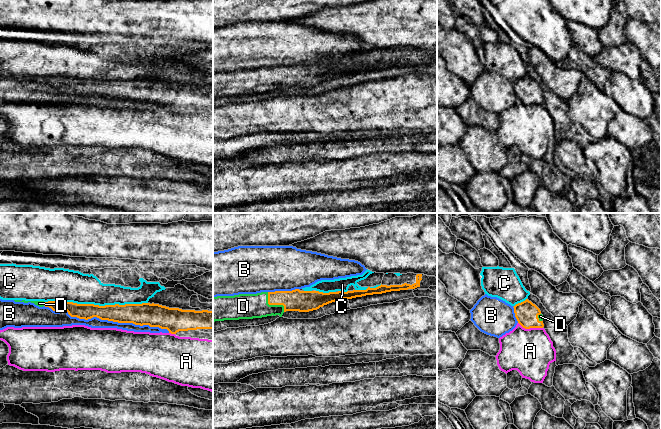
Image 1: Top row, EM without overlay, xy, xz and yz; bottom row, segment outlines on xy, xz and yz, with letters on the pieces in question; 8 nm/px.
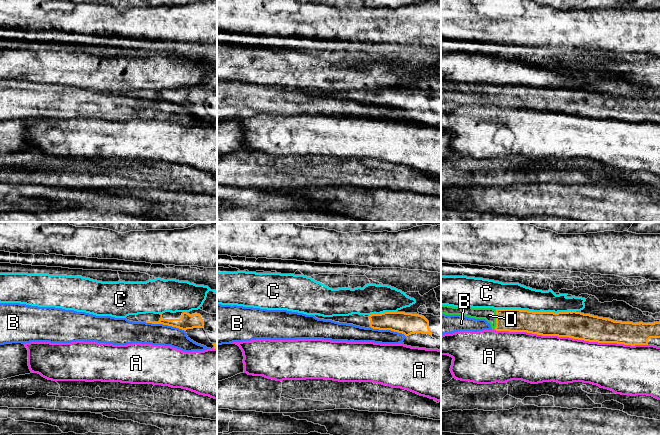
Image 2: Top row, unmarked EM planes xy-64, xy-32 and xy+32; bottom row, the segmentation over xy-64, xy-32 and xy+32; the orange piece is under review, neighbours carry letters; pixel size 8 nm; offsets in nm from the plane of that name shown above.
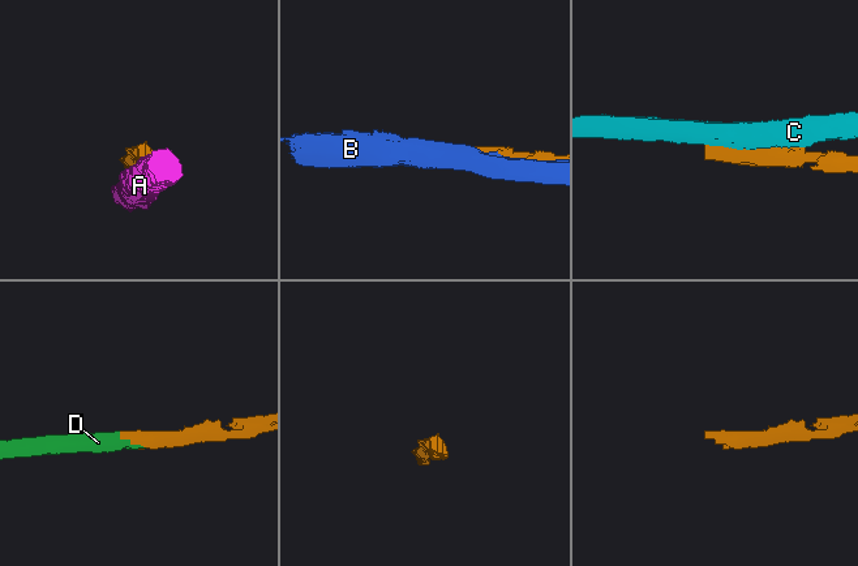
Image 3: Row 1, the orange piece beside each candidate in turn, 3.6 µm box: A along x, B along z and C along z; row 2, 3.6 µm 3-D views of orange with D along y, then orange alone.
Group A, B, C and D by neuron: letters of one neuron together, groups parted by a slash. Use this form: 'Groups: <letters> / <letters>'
Groups: A / B / C / D

